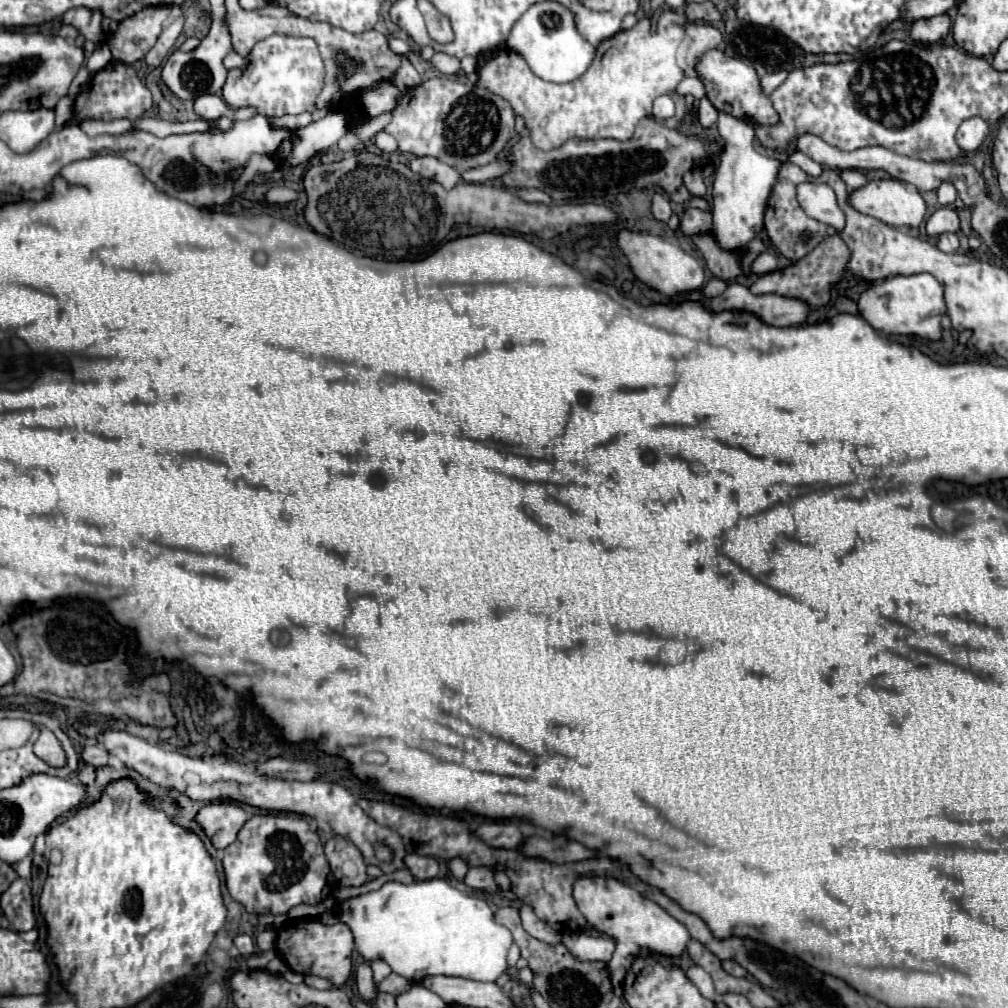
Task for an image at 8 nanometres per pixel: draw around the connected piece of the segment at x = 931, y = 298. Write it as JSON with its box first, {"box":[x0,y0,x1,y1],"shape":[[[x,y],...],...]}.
{"box":[858,273,946,341],"shape":[[[930,273],[896,275],[880,283],[872,283],[858,299],[862,317],[878,331],[886,335],[920,335],[938,341],[940,339],[940,315],[946,313],[942,297],[942,285]]]}

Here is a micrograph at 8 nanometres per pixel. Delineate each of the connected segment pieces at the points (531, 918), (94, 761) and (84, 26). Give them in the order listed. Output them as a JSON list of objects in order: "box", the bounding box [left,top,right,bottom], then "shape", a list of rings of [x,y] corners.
[{"box":[520,905,562,945],"shape":[[[522,905],[522,907],[520,907],[520,919],[522,919],[524,929],[526,929],[534,939],[540,939],[540,941],[552,943],[552,945],[556,945],[556,943],[562,941],[562,933],[554,931],[548,923],[536,919],[536,915],[534,915],[534,911],[532,911],[530,905]]]},{"box":[82,743,108,767],"shape":[[[96,743],[96,745],[86,745],[84,747],[84,753],[82,753],[82,759],[94,767],[102,767],[108,763],[108,751],[104,745]]]},{"box":[62,9,104,41],"shape":[[[70,9],[62,15],[62,23],[76,27],[84,39],[88,41],[102,41],[104,31],[102,31],[102,15],[98,11],[88,11],[88,9]]]}]

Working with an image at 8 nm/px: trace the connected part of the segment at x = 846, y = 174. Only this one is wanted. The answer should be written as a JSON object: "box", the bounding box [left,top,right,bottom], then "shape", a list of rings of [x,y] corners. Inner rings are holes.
{"box":[840,169,866,189],"shape":[[[840,169],[840,177],[842,177],[842,181],[848,185],[848,189],[864,187],[864,183],[866,183],[864,173],[860,173],[858,169]]]}

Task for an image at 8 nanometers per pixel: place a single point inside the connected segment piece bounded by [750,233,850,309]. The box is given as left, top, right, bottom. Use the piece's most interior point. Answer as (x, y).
(811, 278)

